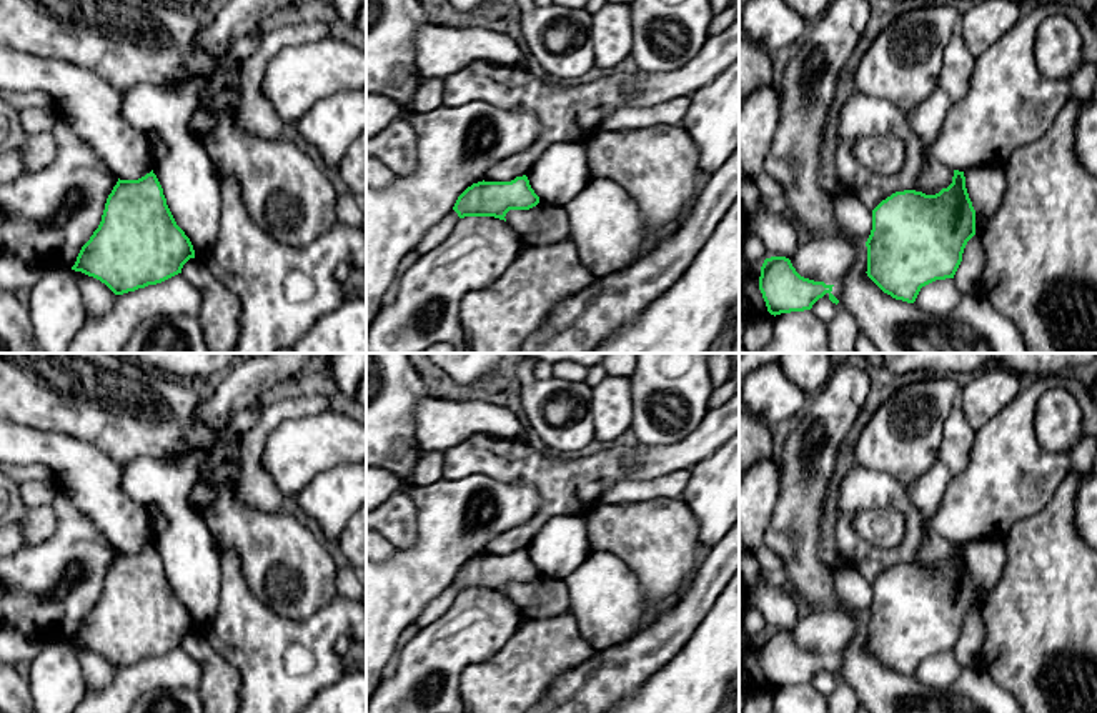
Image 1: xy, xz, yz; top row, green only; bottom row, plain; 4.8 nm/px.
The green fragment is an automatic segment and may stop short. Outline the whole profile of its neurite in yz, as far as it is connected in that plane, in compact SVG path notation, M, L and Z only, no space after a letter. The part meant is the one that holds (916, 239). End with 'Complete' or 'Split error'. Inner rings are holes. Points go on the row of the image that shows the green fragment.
M954 170L952 183L936 195L896 192L872 210L866 273L884 293L914 303L922 287L954 278L974 235L965 177Z. Complete

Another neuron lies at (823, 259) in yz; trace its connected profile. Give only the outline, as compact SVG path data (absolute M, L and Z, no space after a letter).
M841 235L809 237L791 258L796 272L809 280L834 285L856 260L856 243Z

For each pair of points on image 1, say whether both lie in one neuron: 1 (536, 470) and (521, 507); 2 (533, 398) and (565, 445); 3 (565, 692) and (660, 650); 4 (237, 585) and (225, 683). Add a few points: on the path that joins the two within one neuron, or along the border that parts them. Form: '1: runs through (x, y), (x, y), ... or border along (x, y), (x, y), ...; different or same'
1: border along (491, 477), (530, 483), (540, 498), (535, 515); different
2: runs through (535, 410), (535, 418), (553, 437); same
3: runs through (588, 692), (636, 658); same
4: border along (202, 632), (202, 637), (237, 672), (242, 695); different

